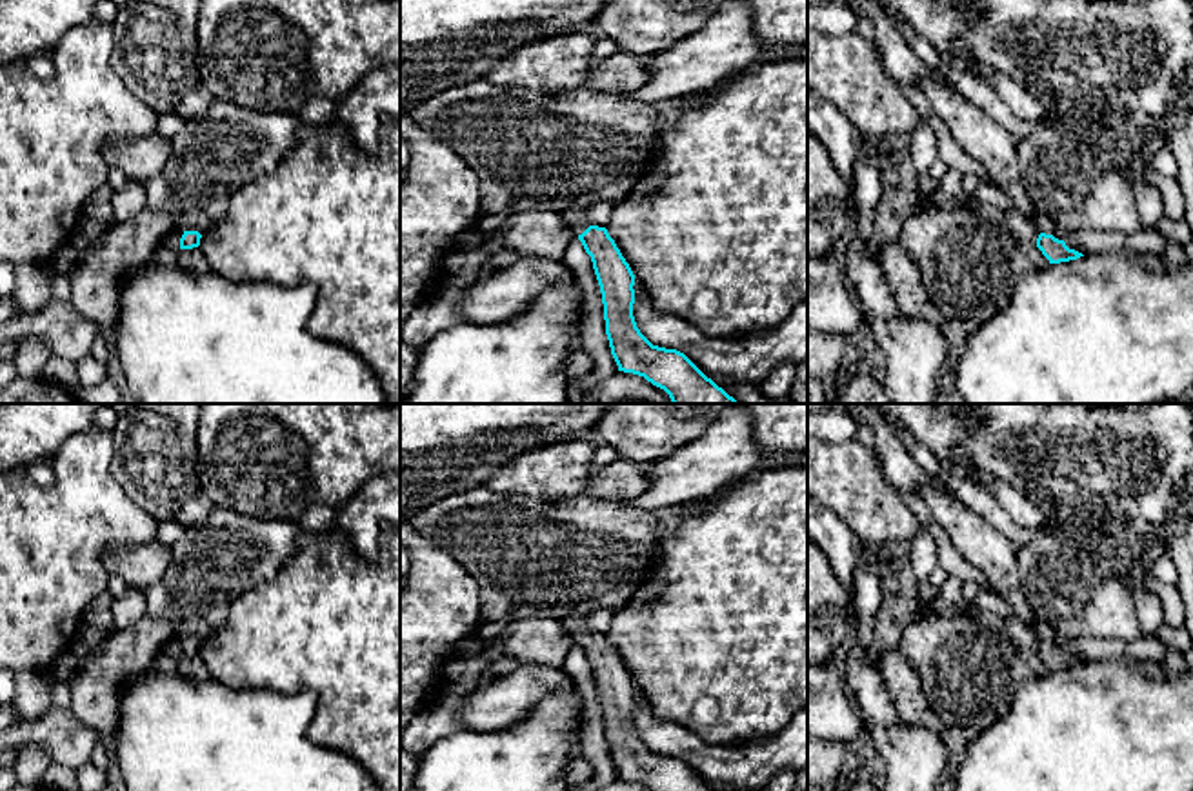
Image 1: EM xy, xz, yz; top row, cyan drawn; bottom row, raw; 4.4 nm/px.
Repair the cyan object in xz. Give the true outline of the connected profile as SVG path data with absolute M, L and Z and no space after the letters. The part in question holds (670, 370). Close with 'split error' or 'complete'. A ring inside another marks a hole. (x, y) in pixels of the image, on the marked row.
M587 211L560 215L591 256L600 285L606 335L618 371L644 376L664 389L673 404L738 404L707 378L684 353L653 345L633 316L635 275L606 227L589 225Z; split error

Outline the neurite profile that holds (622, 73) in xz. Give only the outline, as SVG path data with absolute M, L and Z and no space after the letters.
M618 49L589 71L586 87L595 93L626 96L649 82L649 56Z

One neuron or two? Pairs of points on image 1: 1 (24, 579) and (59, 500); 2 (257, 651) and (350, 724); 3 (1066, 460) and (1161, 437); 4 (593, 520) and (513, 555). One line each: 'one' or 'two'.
1: one
2: one
3: one
4: one

